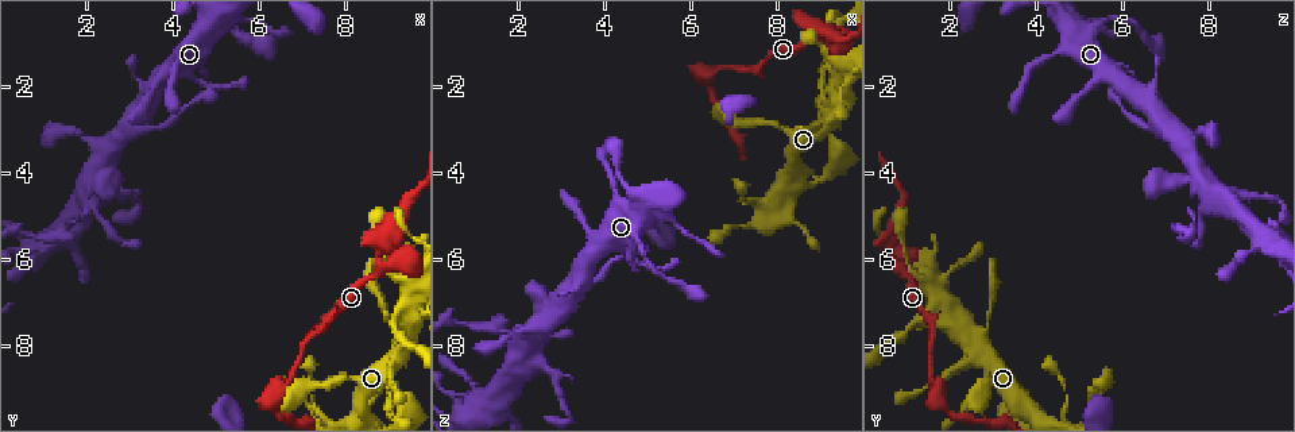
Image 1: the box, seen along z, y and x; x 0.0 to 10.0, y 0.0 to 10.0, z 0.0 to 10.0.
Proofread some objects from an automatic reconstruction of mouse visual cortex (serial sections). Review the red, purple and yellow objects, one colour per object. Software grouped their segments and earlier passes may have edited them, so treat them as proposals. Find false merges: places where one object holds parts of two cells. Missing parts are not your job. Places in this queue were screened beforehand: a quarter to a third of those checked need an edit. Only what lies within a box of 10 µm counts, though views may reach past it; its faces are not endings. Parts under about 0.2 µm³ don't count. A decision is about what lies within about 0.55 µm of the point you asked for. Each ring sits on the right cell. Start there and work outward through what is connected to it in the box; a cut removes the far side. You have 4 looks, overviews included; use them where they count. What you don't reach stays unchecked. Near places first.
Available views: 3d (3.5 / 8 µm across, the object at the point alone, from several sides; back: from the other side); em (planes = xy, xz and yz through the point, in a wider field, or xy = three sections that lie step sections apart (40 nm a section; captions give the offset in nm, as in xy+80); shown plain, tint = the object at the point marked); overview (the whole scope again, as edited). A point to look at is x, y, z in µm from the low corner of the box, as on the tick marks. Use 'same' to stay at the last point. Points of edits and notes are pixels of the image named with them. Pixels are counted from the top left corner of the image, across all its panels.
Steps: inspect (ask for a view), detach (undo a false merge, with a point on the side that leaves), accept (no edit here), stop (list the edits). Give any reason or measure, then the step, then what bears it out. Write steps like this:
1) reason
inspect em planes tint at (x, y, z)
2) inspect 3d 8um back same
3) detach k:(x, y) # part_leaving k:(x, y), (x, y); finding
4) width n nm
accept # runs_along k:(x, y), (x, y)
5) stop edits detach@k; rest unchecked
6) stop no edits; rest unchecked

a fork
inspect 3d 3.5um at (2.10, 4.40, 7.75)

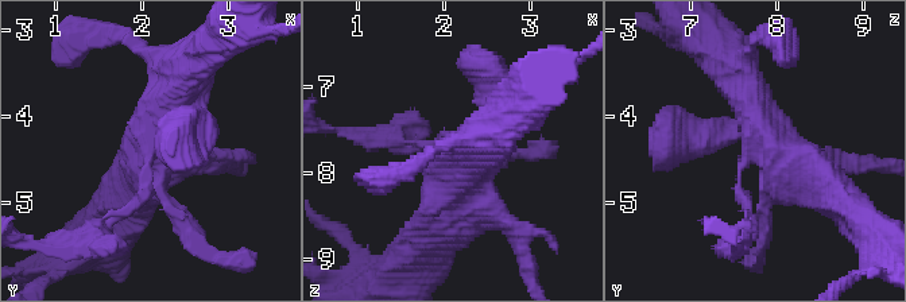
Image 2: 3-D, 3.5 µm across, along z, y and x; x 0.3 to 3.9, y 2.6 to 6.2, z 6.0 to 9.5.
shape alone is not enough
inspect em xy step 1 tint at (2.05, 4.40, 7.75)

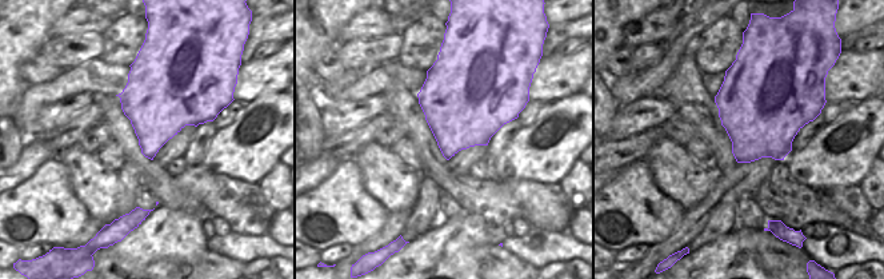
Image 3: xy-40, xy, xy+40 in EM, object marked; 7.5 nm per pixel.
accept # runs_along 2:(723, 50), (774, 146), (816, 174); one cell here

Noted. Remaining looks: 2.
a narrow waist
inspect 3d 3.5um at (8.85, 5.90, 0.60)

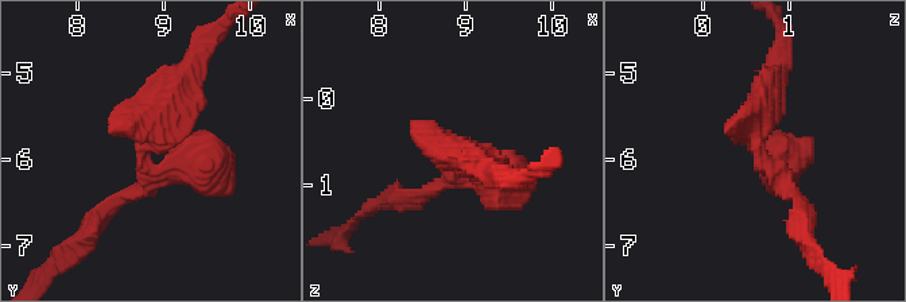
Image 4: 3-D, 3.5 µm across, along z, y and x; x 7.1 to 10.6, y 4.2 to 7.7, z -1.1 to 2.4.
inspect em xy step 1 tint at (8.80, 5.90, 0.65)

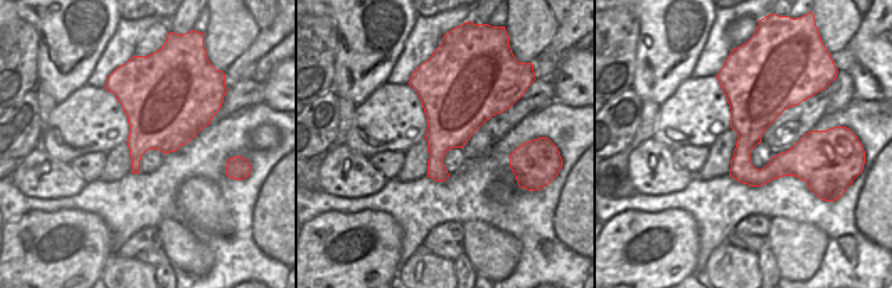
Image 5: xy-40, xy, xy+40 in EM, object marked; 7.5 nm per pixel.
accept # runs_along 4:(109, 206), (151, 182), (151, 120), (184, 74); continuous, no second cell

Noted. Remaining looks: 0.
stop no edits; rest unchecked

